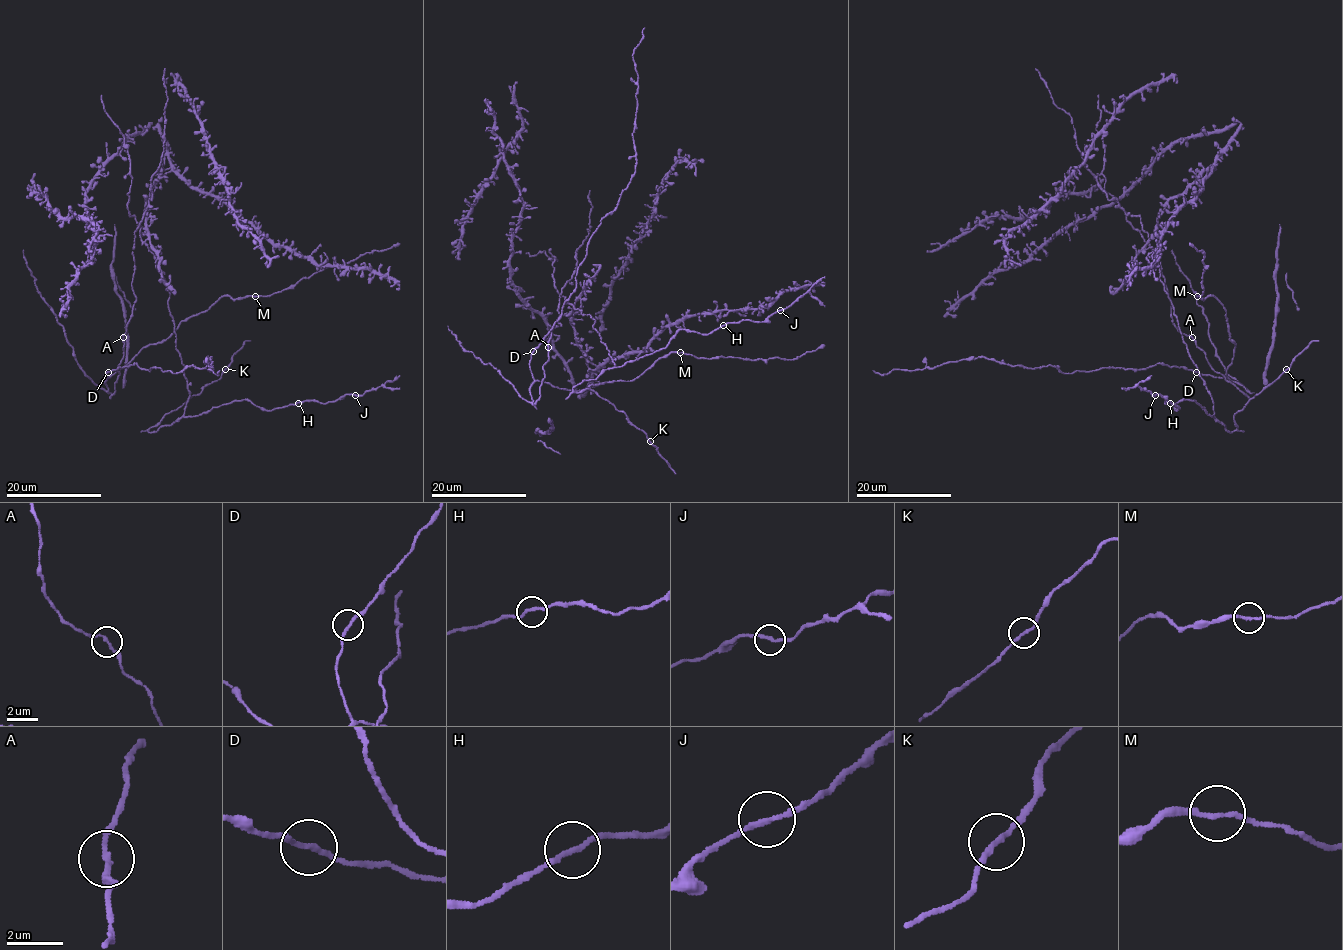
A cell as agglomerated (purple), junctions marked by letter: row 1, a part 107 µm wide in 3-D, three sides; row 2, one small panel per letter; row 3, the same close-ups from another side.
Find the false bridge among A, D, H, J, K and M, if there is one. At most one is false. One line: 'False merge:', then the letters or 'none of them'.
False merge: none of them

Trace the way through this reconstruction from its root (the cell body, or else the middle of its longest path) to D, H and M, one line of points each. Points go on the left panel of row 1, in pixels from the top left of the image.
D: (134, 255), (136, 301), (110, 396), (108, 372)
H: (134, 255), (140, 229), (168, 285), (189, 395), (185, 416), (242, 399), (266, 410), (298, 403)
M: (134, 255), (136, 301), (110, 396), (105, 382), (142, 348), (163, 342), (181, 321), (223, 296), (255, 296)

